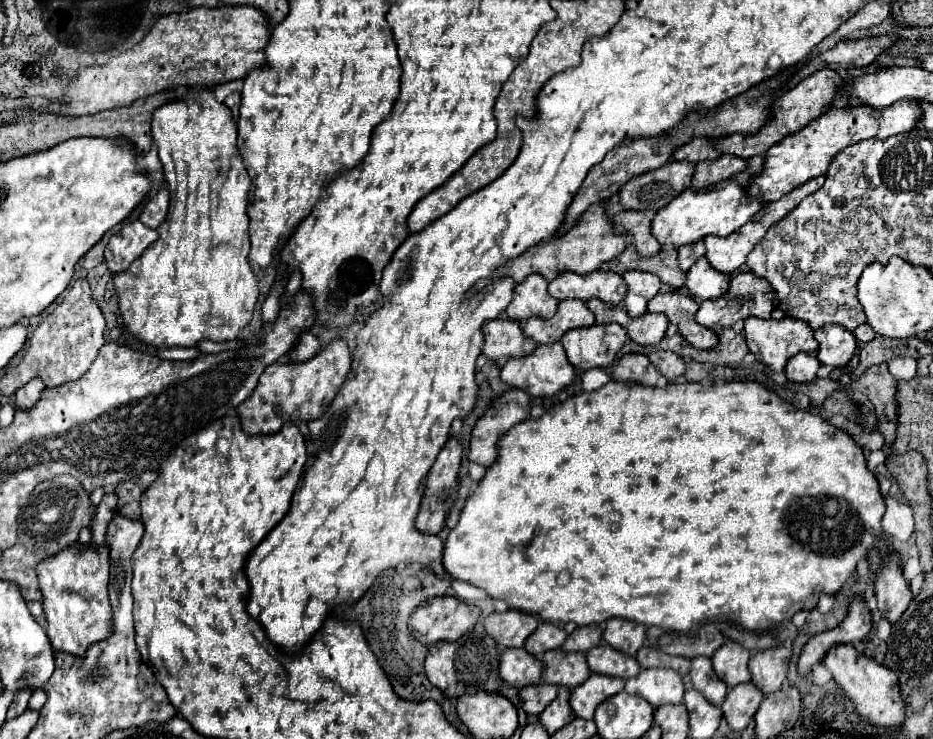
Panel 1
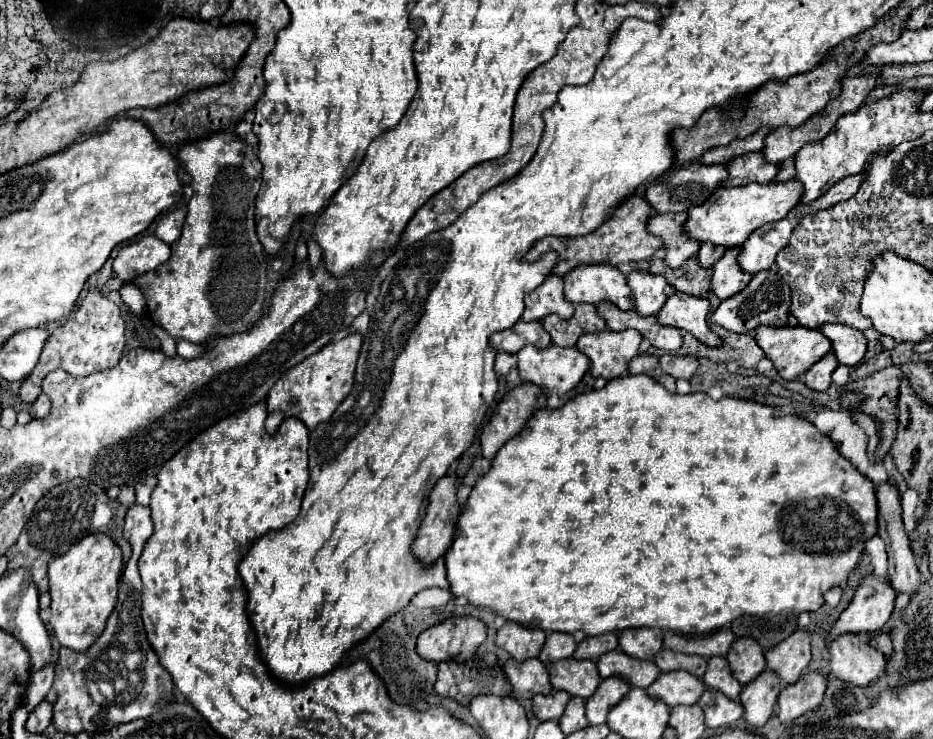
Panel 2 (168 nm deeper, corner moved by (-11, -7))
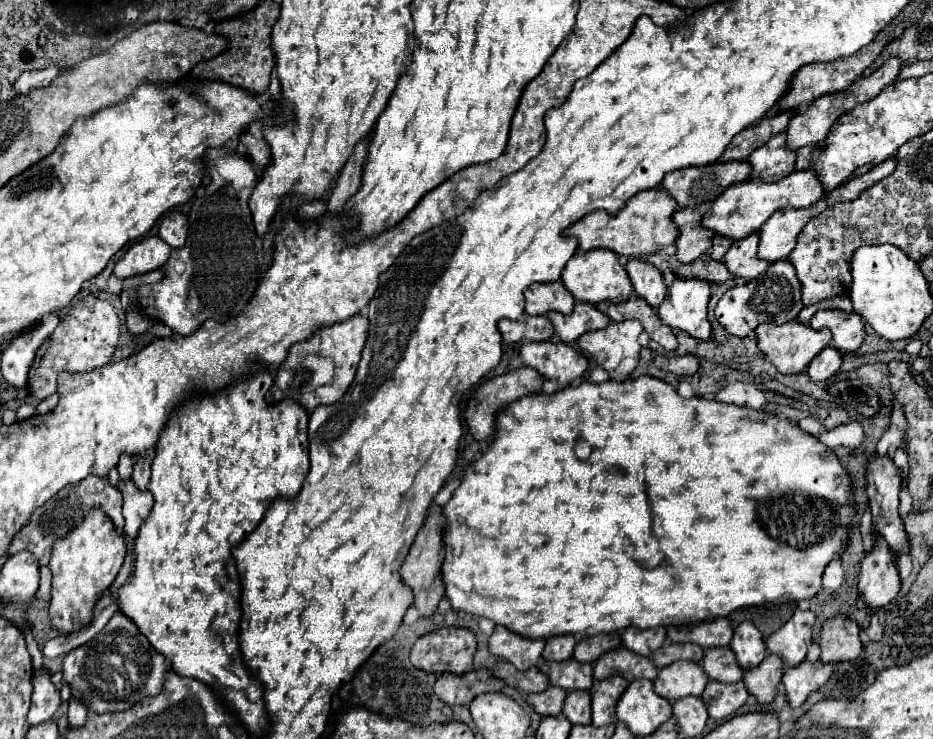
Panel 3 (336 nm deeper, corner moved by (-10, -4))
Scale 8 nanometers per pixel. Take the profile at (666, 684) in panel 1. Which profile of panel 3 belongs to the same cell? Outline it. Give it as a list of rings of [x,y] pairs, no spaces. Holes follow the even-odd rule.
[[[671,663],[669,667],[659,669],[657,679],[653,681],[655,693],[669,699],[671,703],[687,695],[701,695],[707,685],[707,675],[697,663]]]

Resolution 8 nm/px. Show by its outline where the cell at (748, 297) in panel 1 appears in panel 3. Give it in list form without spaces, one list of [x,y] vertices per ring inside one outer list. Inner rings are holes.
[[[775,261],[767,267],[767,271],[759,279],[753,279],[745,285],[737,285],[729,289],[719,299],[715,307],[715,317],[731,335],[747,337],[761,323],[781,325],[781,323],[793,321],[797,313],[801,311],[801,307],[803,307],[801,305],[801,285],[799,285],[799,279],[795,277],[793,265],[789,261]]]

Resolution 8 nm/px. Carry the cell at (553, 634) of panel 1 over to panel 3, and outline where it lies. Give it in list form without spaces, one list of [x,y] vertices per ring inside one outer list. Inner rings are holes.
[[[555,635],[545,641],[543,659],[547,661],[565,661],[573,655],[575,637],[573,635]]]

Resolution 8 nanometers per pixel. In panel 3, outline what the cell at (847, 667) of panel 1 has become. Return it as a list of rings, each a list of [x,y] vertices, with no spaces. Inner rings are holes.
[[[843,615],[825,621],[819,647],[823,663],[855,663],[863,655],[857,623]]]

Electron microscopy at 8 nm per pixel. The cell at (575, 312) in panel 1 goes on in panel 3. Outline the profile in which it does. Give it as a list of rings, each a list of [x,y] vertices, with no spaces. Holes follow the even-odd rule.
[[[575,303],[571,315],[561,315],[557,311],[551,311],[547,317],[553,323],[555,333],[563,343],[571,343],[587,331],[597,331],[609,325],[607,315],[597,311],[591,303]]]

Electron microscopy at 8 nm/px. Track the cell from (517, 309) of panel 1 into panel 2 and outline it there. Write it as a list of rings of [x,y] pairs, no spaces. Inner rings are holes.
[[[550,274],[544,284],[526,296],[526,310],[522,314],[524,322],[540,320],[548,314],[558,314],[560,318],[570,318],[574,314],[574,304],[562,294],[562,278]]]

